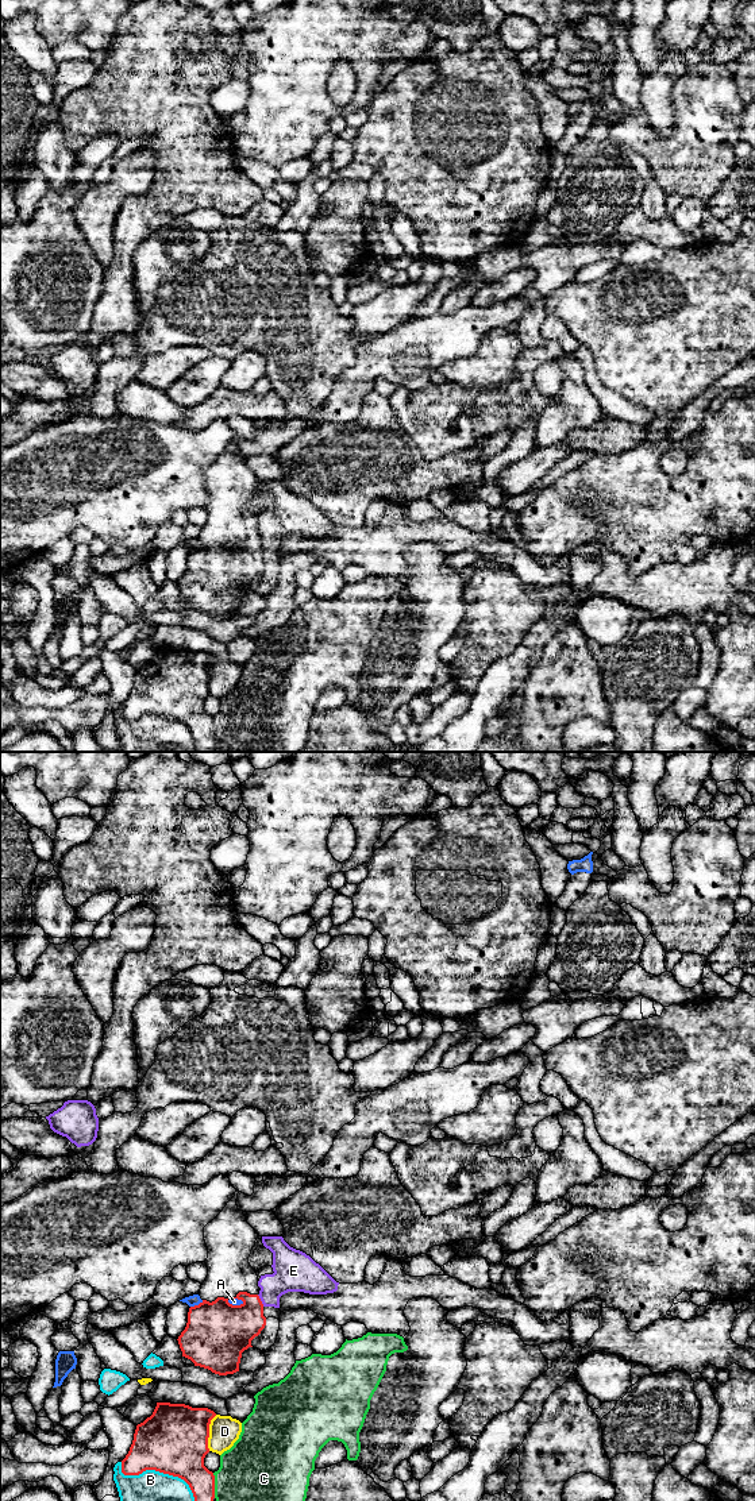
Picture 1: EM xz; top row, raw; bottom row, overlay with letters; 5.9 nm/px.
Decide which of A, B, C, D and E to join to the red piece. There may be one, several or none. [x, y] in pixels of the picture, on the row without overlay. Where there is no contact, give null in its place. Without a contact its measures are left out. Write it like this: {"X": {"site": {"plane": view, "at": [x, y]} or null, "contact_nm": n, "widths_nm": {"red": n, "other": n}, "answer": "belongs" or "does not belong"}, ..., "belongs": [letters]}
{"A": {"site": {"plane": "xz", "at": [196, 550]}, "contact_nm": 90, "widths_nm": {"red": 380, "other": 70}, "answer": "does not belong"}, "B": {"site": {"plane": "xz", "at": [161, 716]}, "contact_nm": 550, "widths_nm": {"red": 400, "other": 420}, "answer": "does not belong"}, "C": {"site": {"plane": "xz", "at": [214, 729]}, "contact_nm": 150, "widths_nm": {"red": 240, "other": 500}, "answer": "does not belong"}, "D": {"site": {"plane": "xz", "at": [208, 676]}, "contact_nm": 220, "widths_nm": {"red": 400, "other": 180}, "answer": "does not belong"}, "E": {"site": {"plane": "xz", "at": [259, 544]}, "contact_nm": 80, "widths_nm": {"red": 300, "other": 220}, "answer": "belongs"}, "belongs": ["E"]}

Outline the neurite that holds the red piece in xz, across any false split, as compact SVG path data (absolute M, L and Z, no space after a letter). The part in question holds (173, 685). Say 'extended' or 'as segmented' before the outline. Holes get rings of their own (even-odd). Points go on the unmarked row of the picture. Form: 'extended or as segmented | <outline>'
as segmented | M157 647L153 659L136 670L130 695L122 705L122 717L139 719L155 714L178 721L189 729L197 752L215 752L215 719L204 710L204 702L209 697L209 668L215 660L208 652Z

